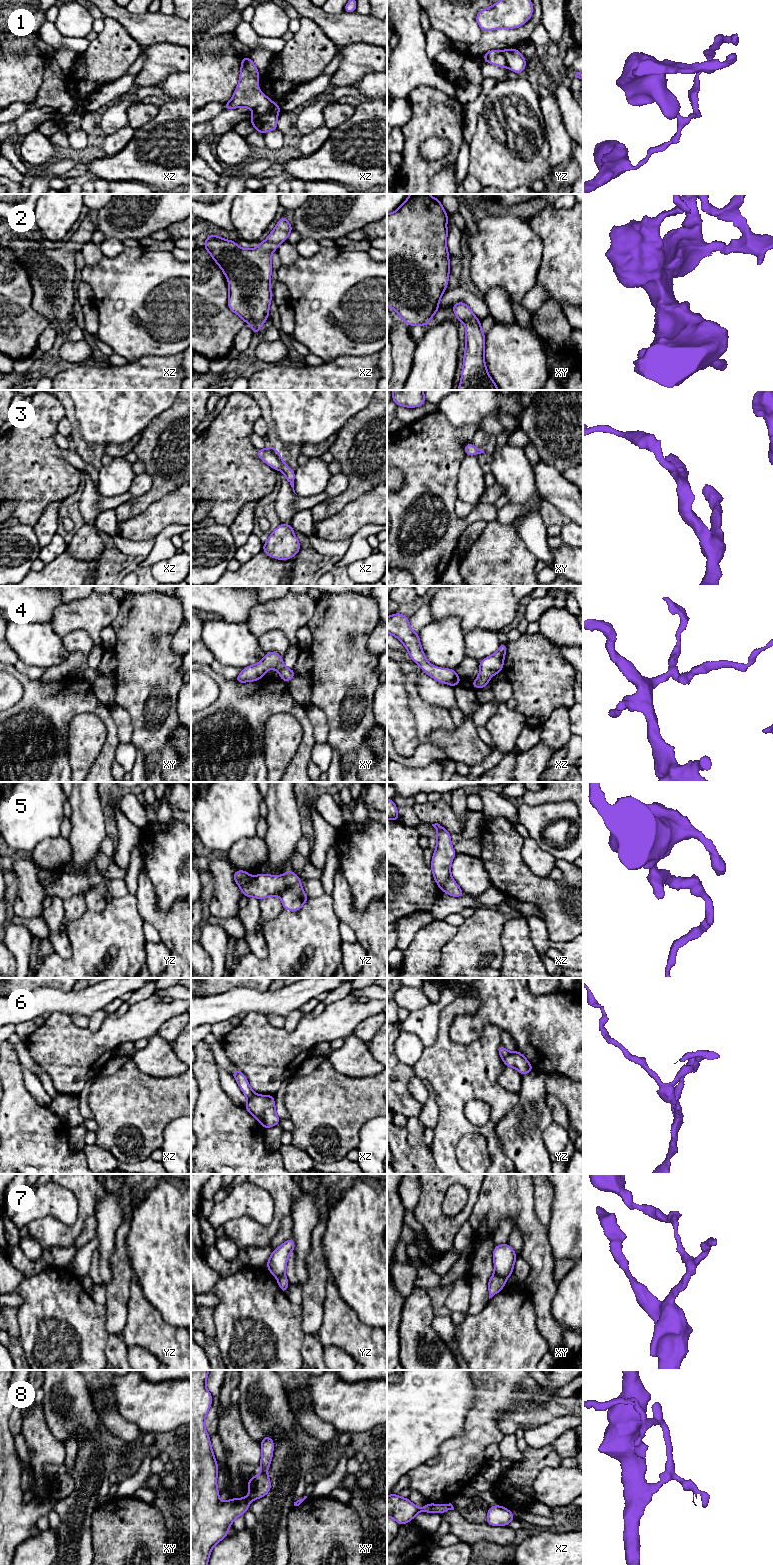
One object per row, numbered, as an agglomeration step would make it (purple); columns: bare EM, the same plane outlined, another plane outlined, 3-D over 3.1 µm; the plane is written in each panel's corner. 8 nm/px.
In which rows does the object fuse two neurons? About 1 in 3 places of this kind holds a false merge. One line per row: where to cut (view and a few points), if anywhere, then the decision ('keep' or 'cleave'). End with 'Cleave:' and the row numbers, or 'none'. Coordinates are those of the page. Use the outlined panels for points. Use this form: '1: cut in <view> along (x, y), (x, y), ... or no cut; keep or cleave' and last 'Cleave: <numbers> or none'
1: cut in xz along (255, 113), (276, 115); cleave
2: no cut; keep
3: no cut; keep
4: no cut; keep
5: cut in yz along (299, 879), (280, 895); cleave
6: cut in xz along (256, 1094), (248, 1099); cleave
7: cut in xy along (495, 1272), (505, 1279); cleave
8: cut in xy along (248, 1498), (250, 1500); cleave
Cleave: 1, 5, 6, 7, 8

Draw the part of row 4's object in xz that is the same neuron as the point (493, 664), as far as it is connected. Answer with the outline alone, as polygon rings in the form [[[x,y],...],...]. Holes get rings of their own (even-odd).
[[[500,643],[496,653],[482,659],[479,662],[479,676],[471,683],[471,686],[476,689],[482,689],[489,685],[489,679],[497,673],[501,673],[507,644]]]

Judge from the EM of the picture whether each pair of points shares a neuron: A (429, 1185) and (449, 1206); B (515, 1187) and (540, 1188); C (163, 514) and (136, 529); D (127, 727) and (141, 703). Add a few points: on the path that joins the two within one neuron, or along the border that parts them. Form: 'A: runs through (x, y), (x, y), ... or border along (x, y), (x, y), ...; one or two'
A: border along (465, 1204), (451, 1216), (441, 1211); two
B: border along (532, 1184), (533, 1209), (535, 1211); two
C: runs through (156, 517), (143, 527); one
D: border along (116, 703), (130, 717), (132, 725), (131, 741); two

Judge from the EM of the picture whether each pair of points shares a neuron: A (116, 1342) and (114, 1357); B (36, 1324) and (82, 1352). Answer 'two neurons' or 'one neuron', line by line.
A: one neuron
B: one neuron

